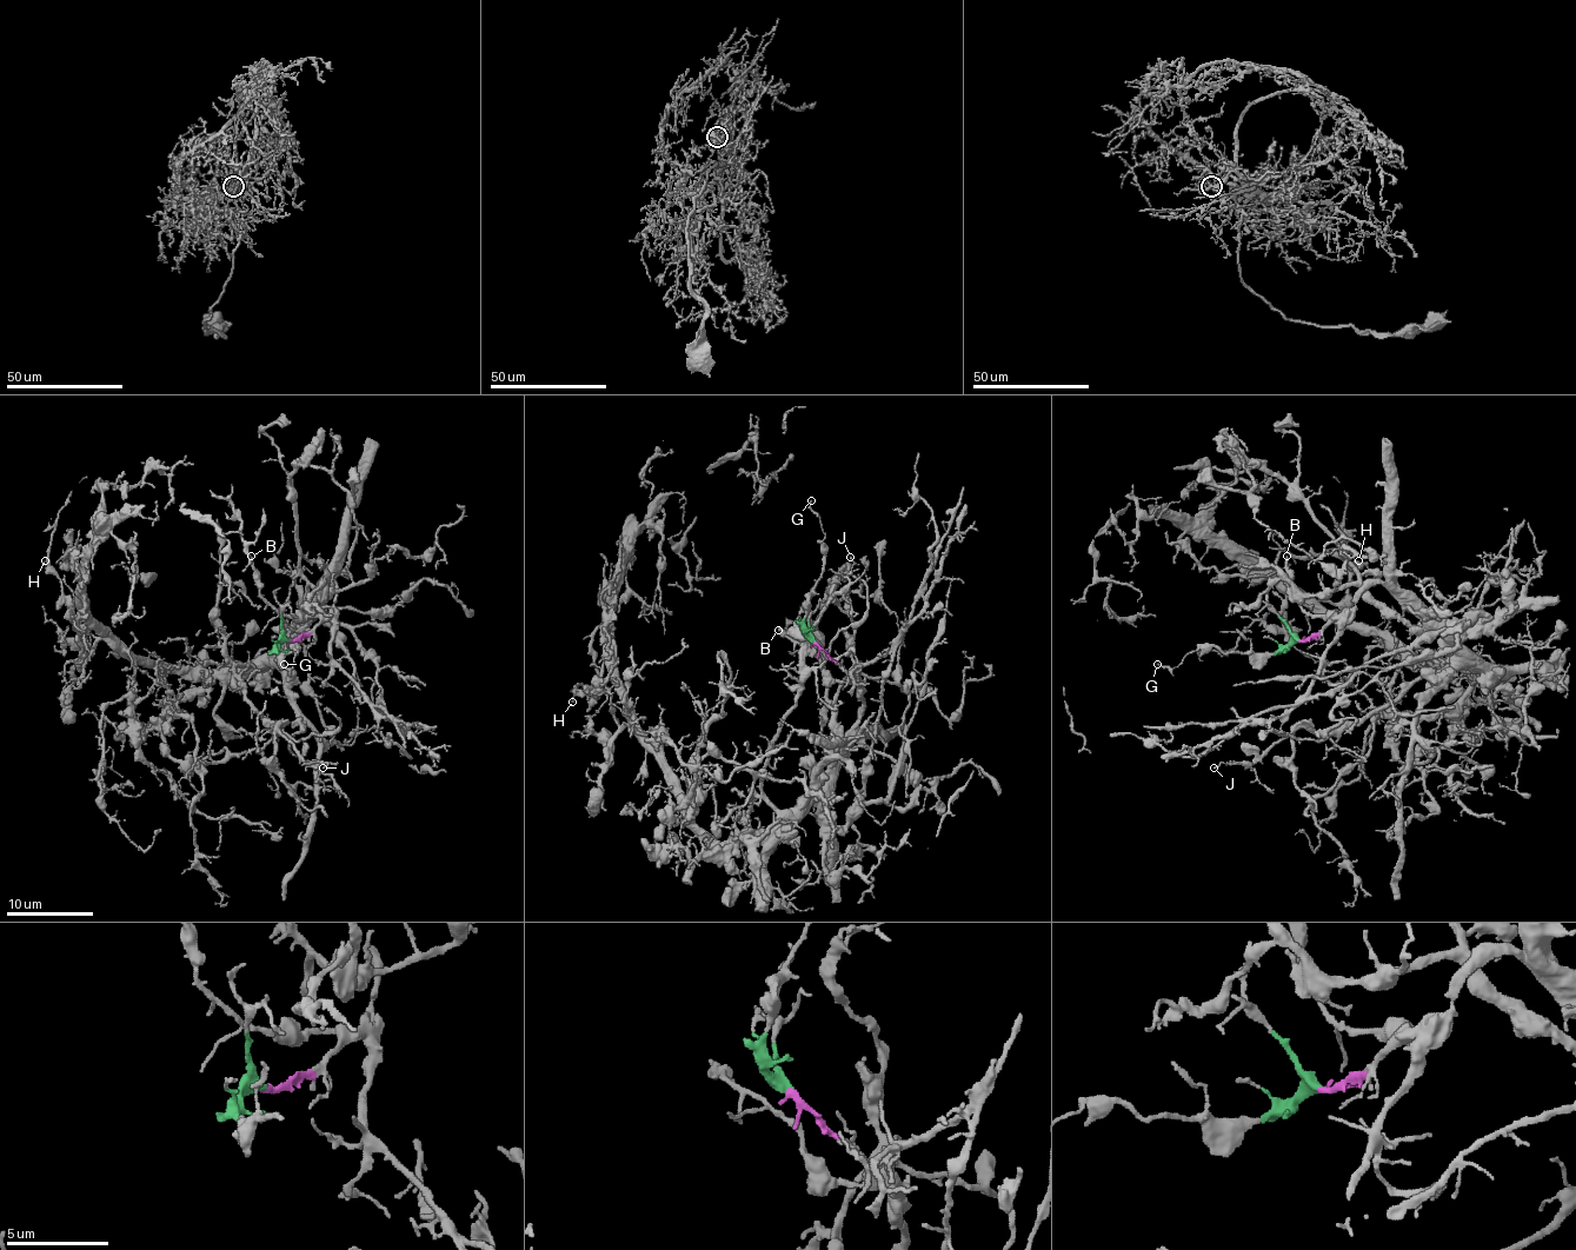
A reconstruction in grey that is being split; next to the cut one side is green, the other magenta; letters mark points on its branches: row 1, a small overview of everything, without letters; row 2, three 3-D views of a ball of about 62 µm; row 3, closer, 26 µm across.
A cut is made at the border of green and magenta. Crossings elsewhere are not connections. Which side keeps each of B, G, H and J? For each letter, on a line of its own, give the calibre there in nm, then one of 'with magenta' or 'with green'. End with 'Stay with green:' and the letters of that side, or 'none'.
B: 200 nm | with magenta
G: 120 nm | with green
H: 110 nm | with magenta
J: 120 nm | with magenta
Stay with green: G

